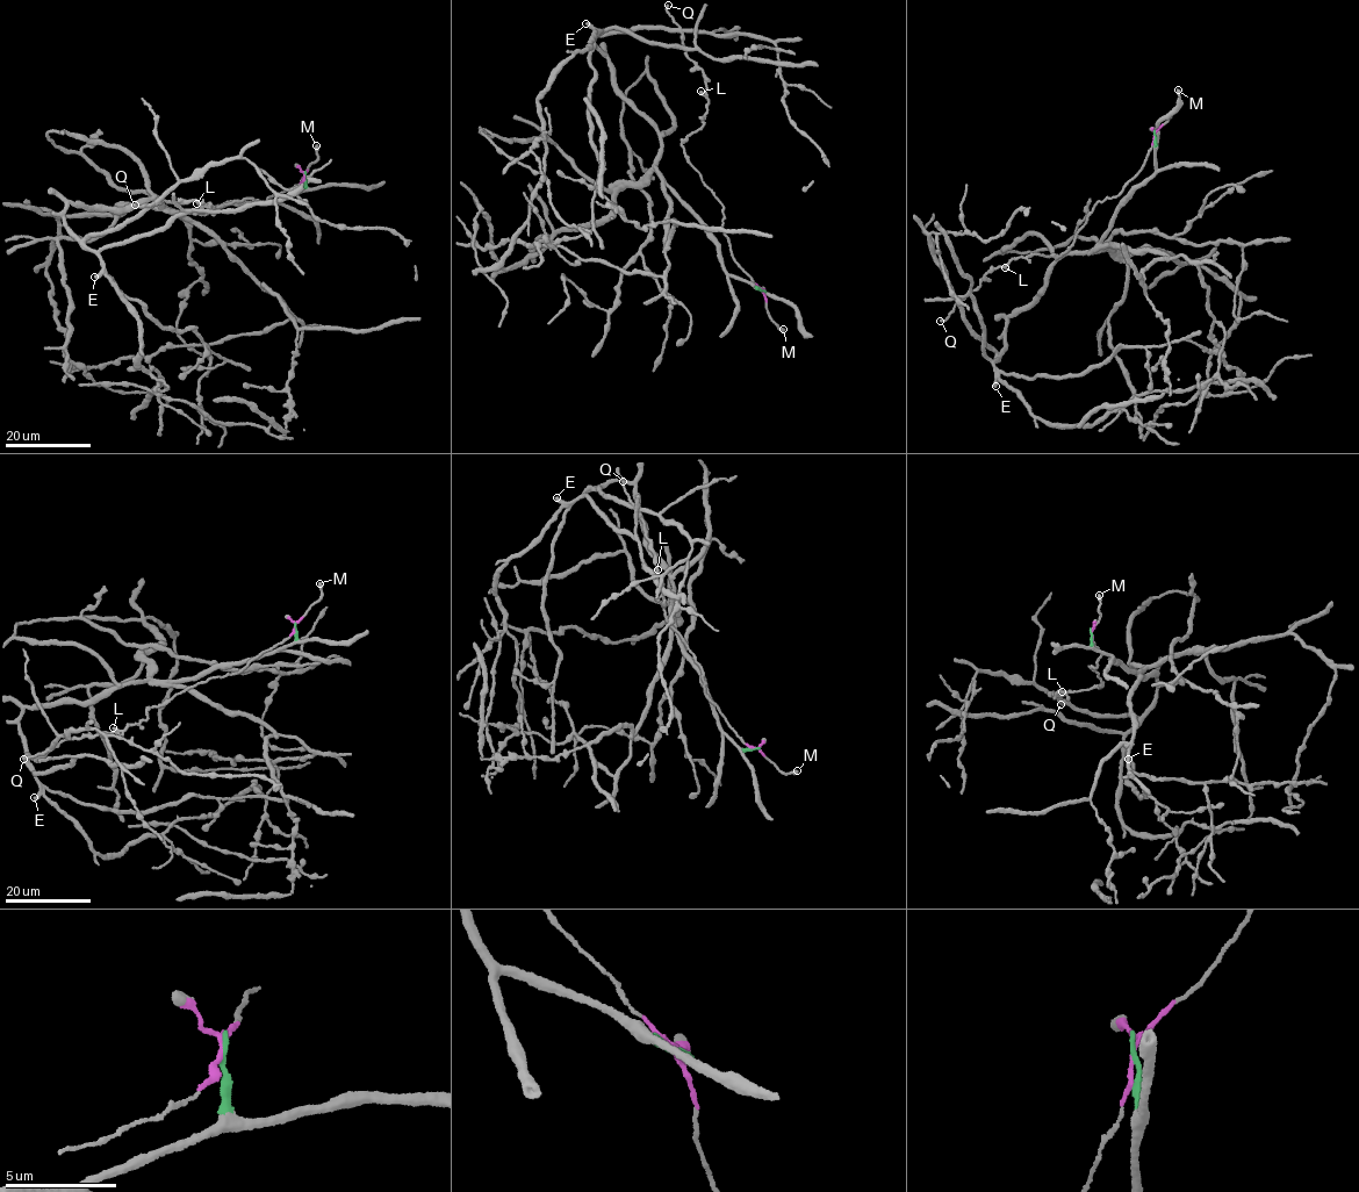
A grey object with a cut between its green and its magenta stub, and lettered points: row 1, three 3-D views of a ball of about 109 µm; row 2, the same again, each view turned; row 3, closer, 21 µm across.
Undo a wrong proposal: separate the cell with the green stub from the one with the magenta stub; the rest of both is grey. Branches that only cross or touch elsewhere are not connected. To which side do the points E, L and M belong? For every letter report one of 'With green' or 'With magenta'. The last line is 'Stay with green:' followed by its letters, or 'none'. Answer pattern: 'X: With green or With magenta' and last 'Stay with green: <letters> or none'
E: With green
L: With magenta
M: With magenta
Stay with green: E

